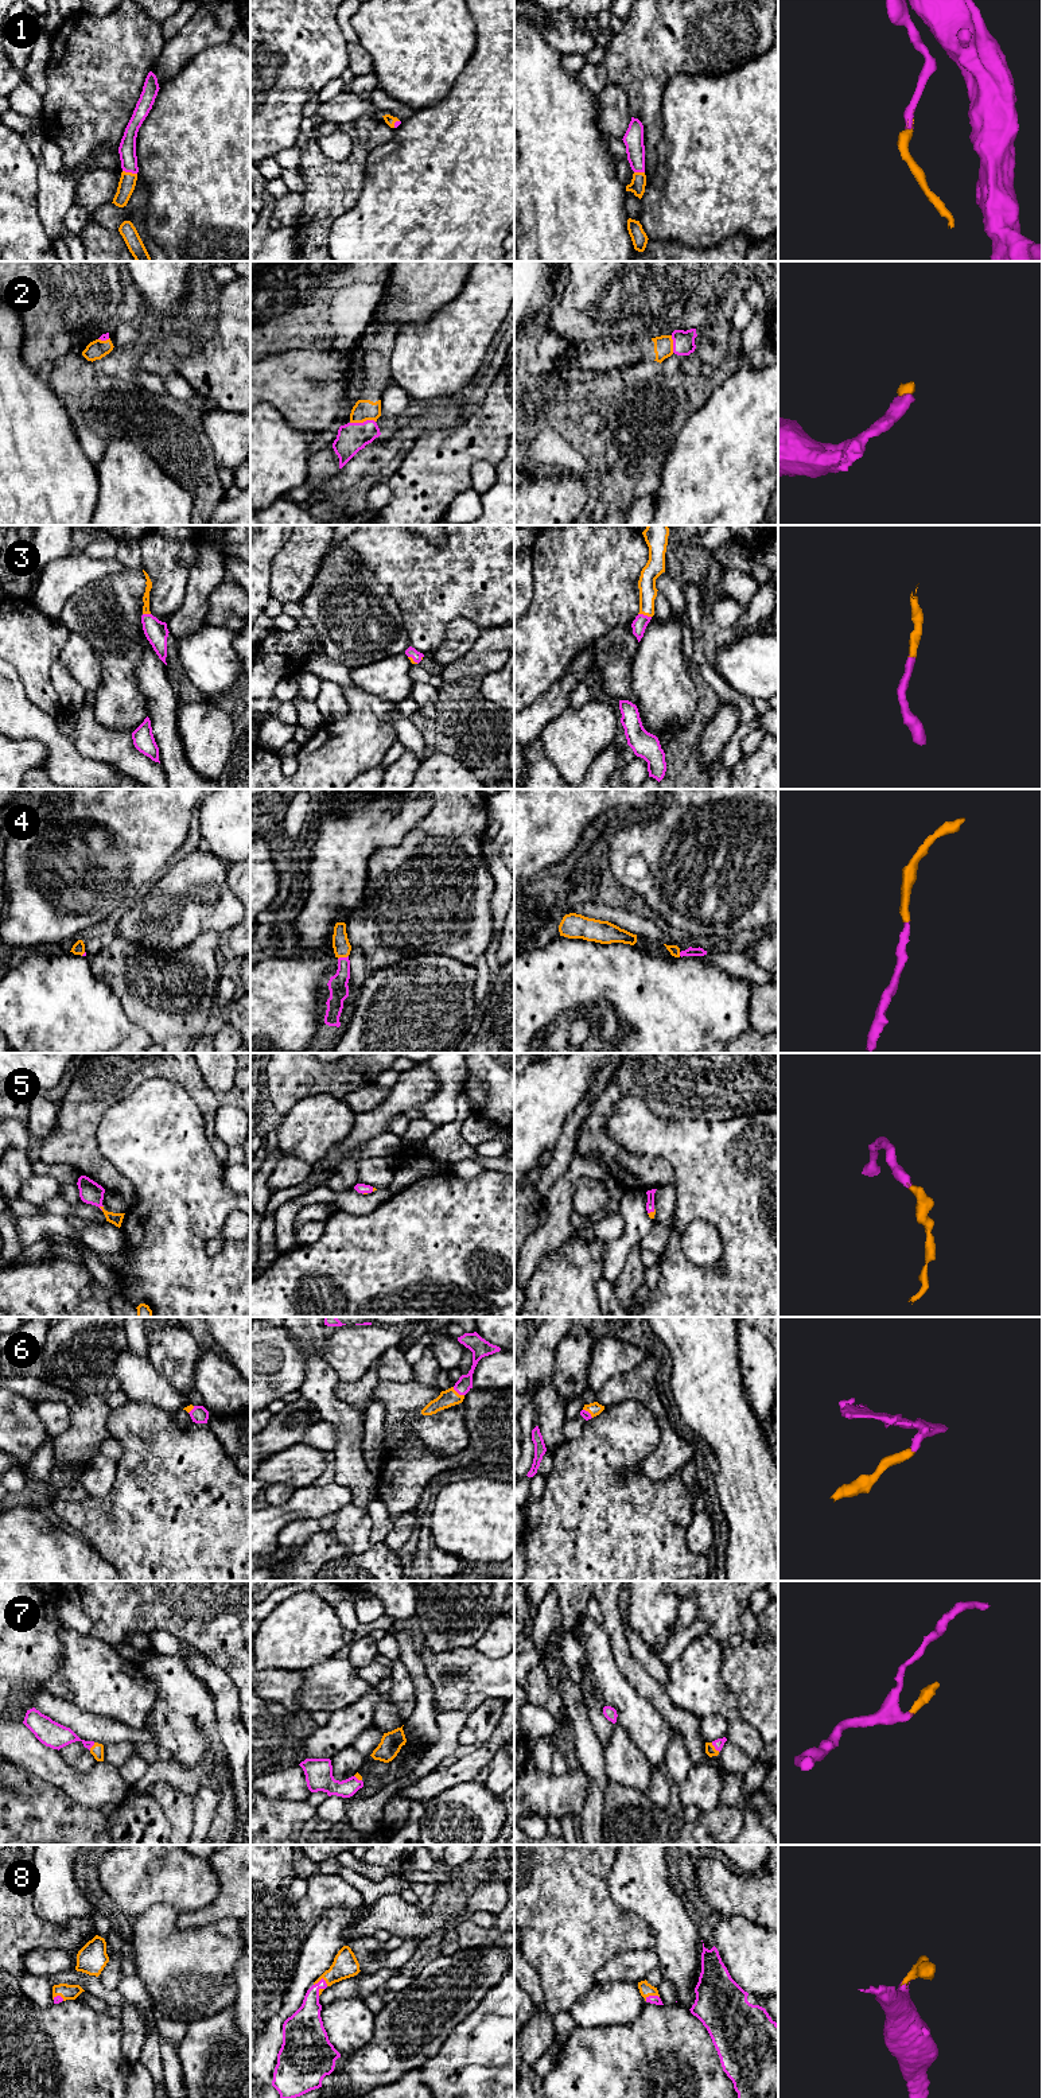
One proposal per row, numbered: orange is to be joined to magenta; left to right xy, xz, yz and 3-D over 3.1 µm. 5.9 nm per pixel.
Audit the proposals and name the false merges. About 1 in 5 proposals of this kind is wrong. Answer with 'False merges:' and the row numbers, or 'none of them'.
False merges: none of them

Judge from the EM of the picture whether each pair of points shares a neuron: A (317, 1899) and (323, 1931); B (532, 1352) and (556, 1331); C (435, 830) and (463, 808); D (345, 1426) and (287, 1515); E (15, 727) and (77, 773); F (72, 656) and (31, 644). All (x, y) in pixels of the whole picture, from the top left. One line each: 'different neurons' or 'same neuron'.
A: different neurons
B: same neuron
C: same neuron
D: different neurons
E: same neuron
F: different neurons

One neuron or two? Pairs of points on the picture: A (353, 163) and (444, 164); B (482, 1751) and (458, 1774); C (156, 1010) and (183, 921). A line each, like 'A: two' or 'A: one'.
A: two
B: one
C: two

